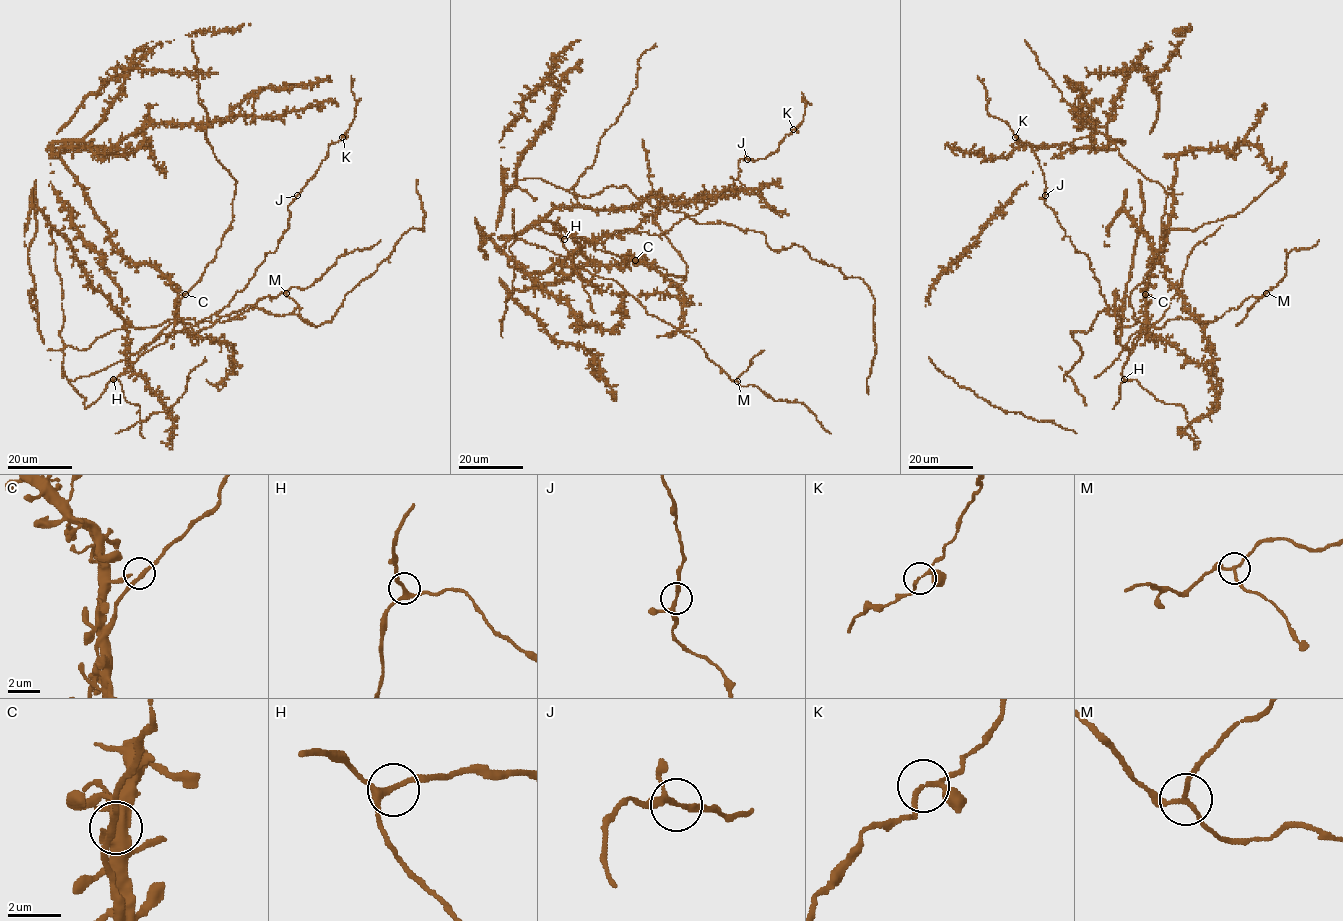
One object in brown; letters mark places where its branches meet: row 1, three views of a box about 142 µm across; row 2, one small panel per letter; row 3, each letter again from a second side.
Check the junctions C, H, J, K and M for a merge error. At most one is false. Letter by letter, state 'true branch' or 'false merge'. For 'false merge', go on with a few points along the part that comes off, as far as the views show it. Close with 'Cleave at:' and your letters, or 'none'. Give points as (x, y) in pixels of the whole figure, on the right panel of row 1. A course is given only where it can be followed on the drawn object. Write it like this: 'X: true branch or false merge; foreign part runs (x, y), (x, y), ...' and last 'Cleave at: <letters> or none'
C: true branch
H: true branch
J: true branch
K: true branch
M: false merge; foreign part runs (1266, 293), (1235, 324)
Cleave at: M

